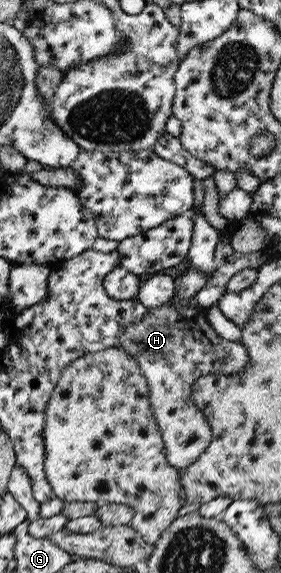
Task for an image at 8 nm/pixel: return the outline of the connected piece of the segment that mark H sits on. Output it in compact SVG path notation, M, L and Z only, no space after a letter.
M187 271L175 286L171 300L150 309L150 314L142 320L127 324L113 346L127 352L147 380L148 400L163 440L166 462L177 469L190 466L214 438L191 397L193 382L208 373L229 375L248 366L247 349L240 339L230 342L216 336L205 319L204 307L191 304L193 294L206 280L201 272Z

